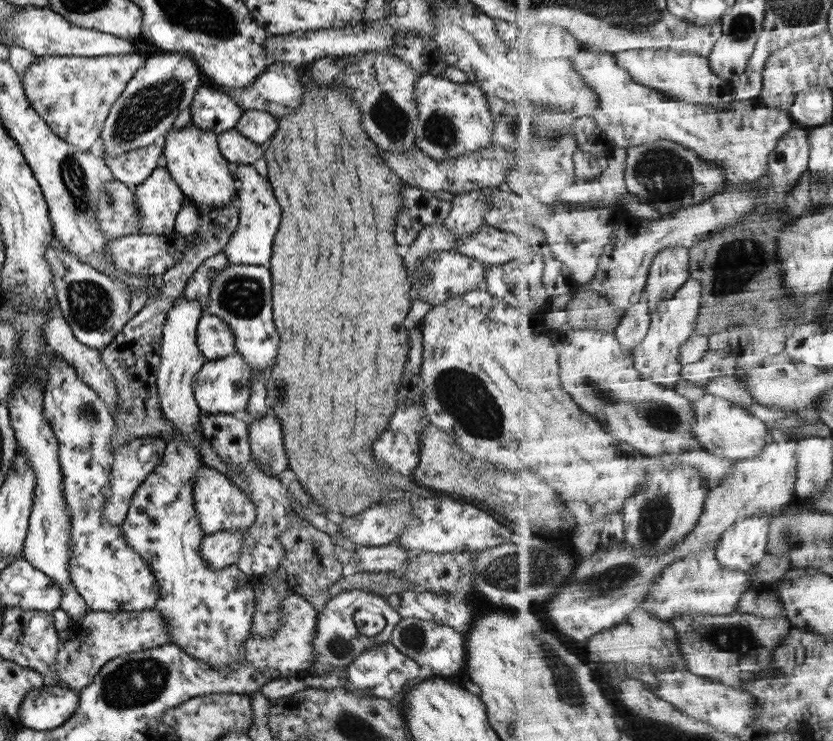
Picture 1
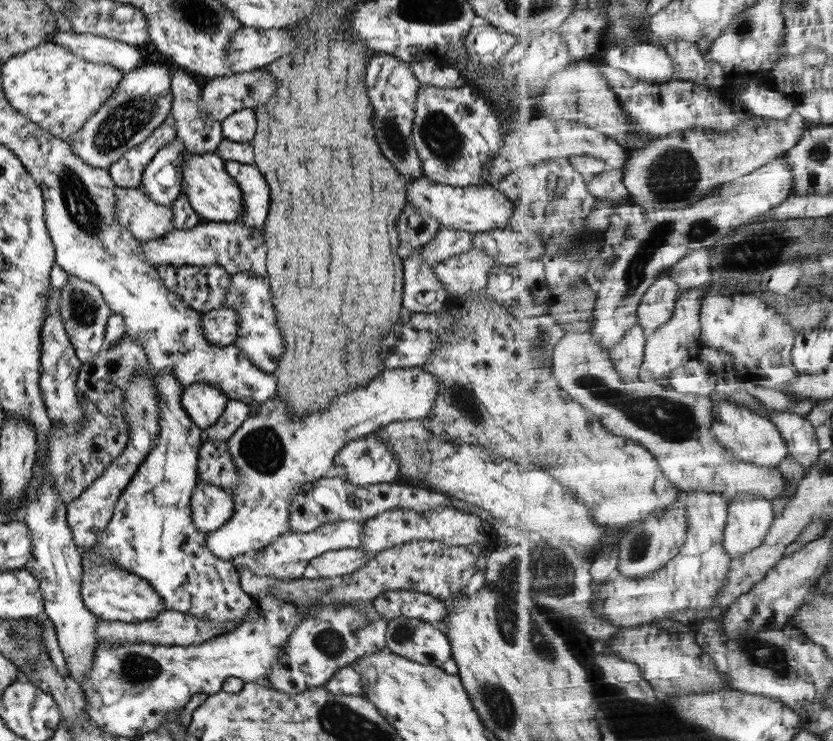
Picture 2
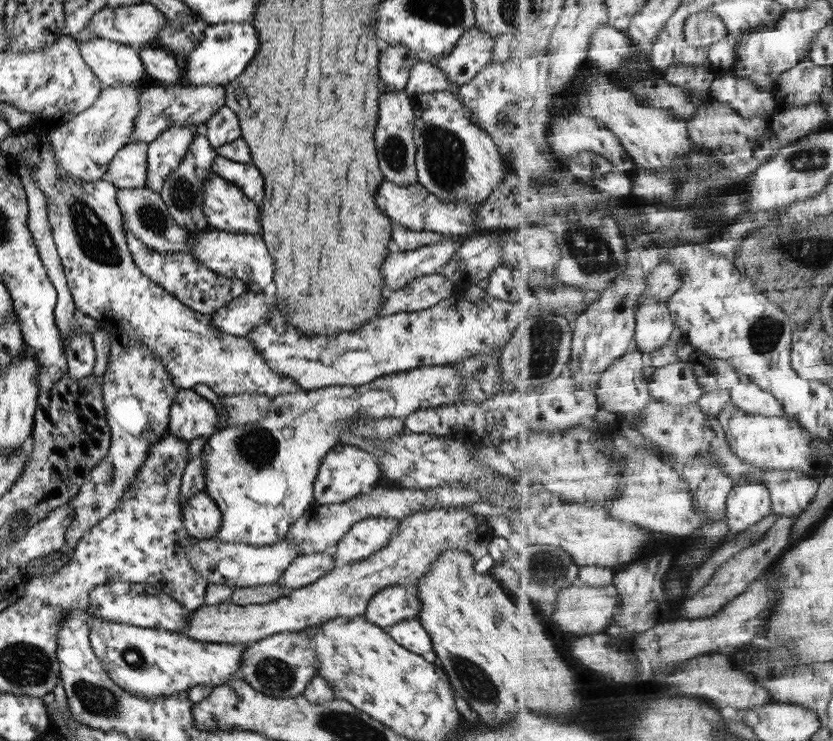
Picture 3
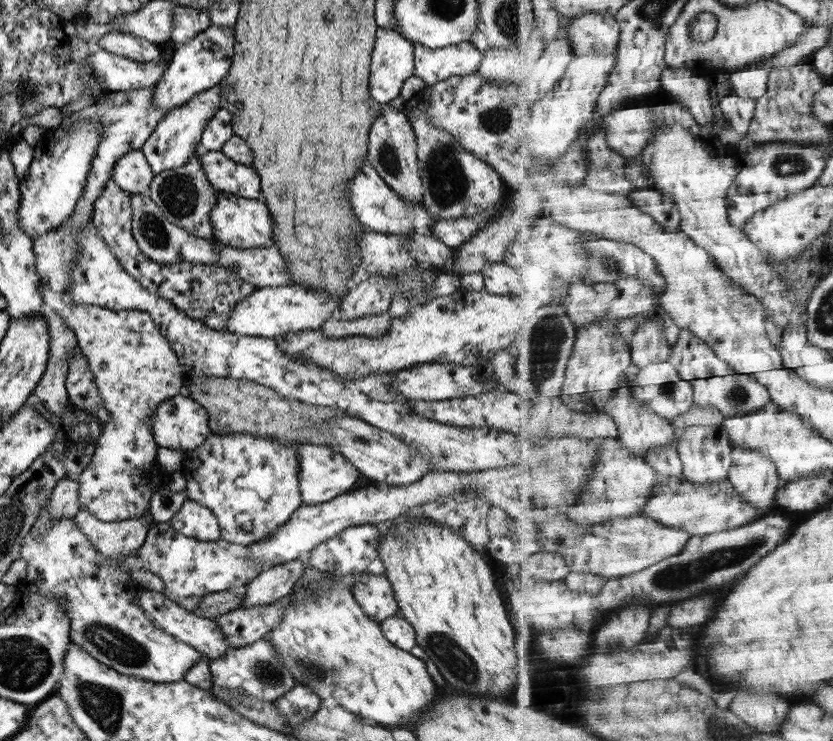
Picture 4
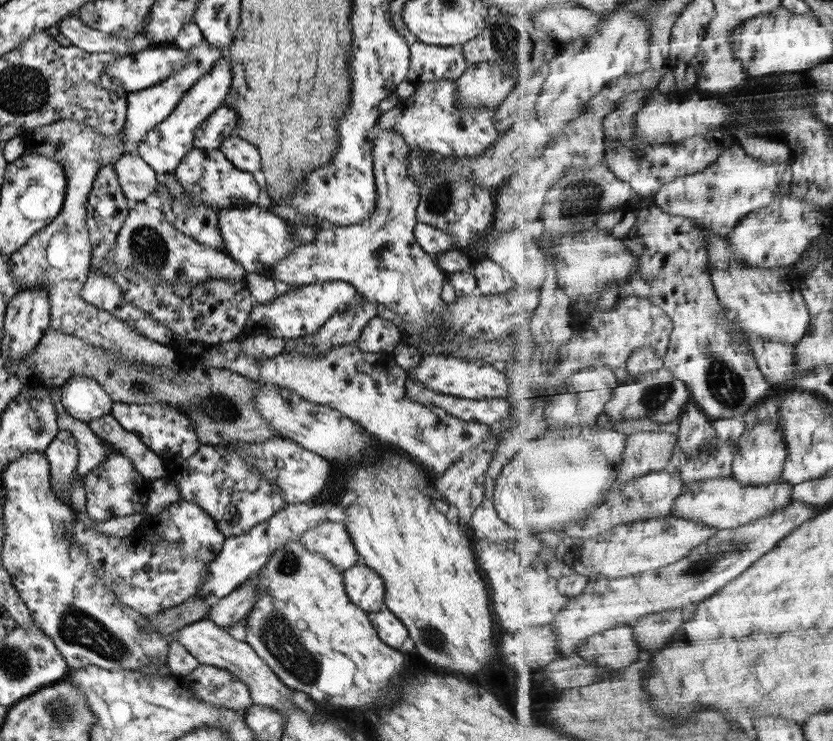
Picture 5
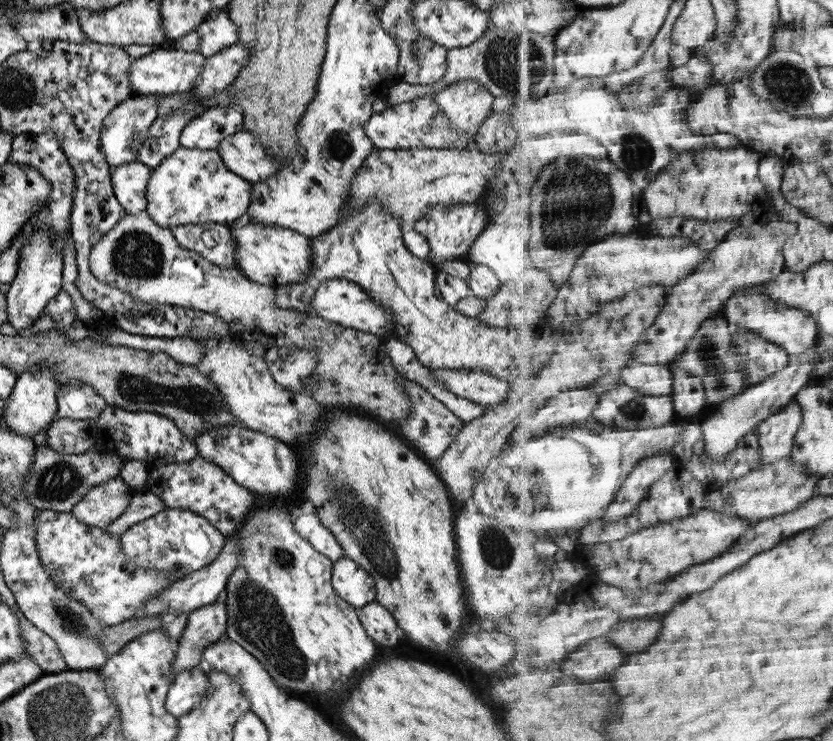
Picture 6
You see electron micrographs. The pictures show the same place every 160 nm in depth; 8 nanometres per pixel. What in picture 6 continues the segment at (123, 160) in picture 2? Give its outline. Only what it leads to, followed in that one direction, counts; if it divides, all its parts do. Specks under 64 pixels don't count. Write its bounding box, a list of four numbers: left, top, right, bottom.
[110,160,150,215]

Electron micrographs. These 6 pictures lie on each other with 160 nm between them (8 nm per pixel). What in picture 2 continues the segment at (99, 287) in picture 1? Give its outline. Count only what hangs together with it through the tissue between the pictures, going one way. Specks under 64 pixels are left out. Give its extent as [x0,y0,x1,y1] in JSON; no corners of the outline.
[58,274,111,365]

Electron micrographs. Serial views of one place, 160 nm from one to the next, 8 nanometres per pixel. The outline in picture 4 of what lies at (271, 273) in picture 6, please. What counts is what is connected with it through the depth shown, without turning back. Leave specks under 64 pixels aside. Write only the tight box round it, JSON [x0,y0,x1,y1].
[210,192,272,248]

